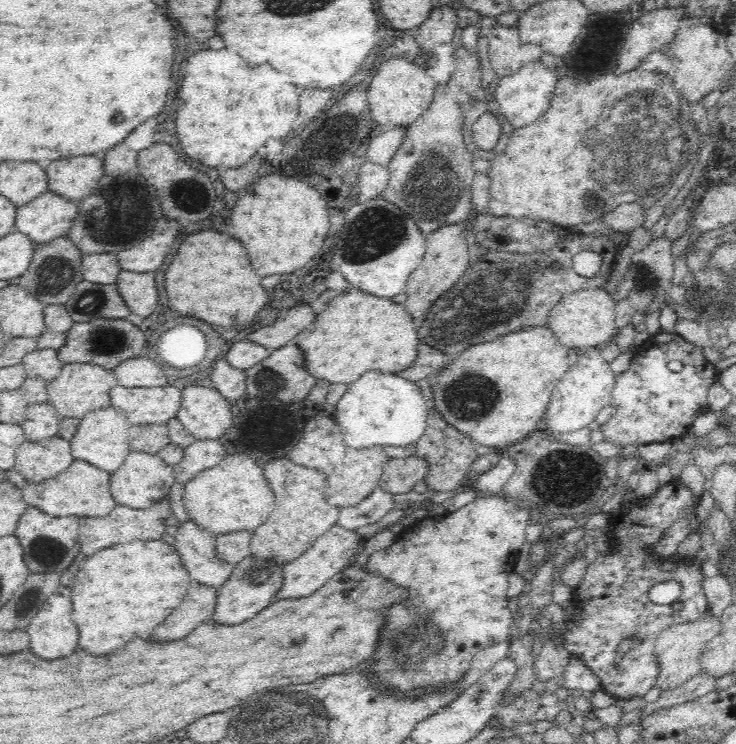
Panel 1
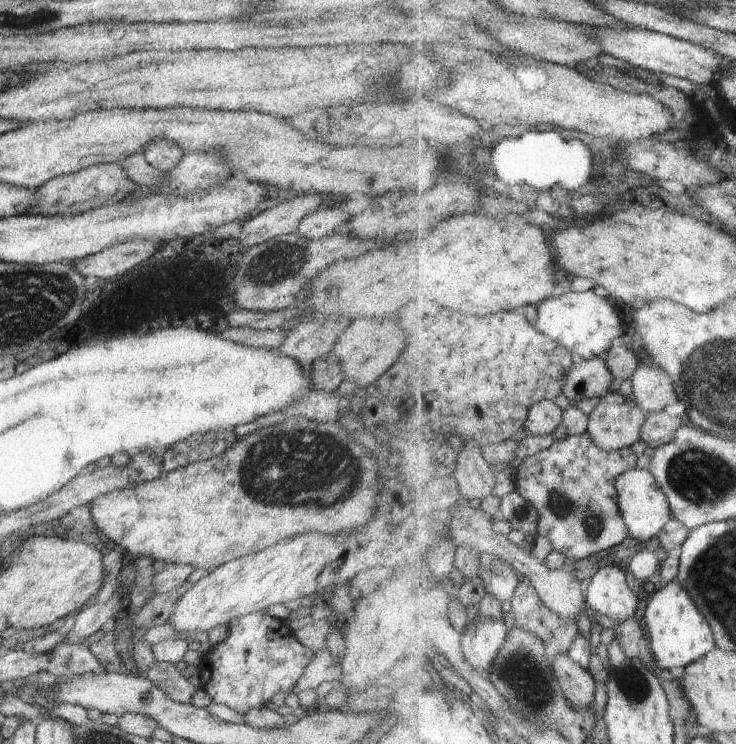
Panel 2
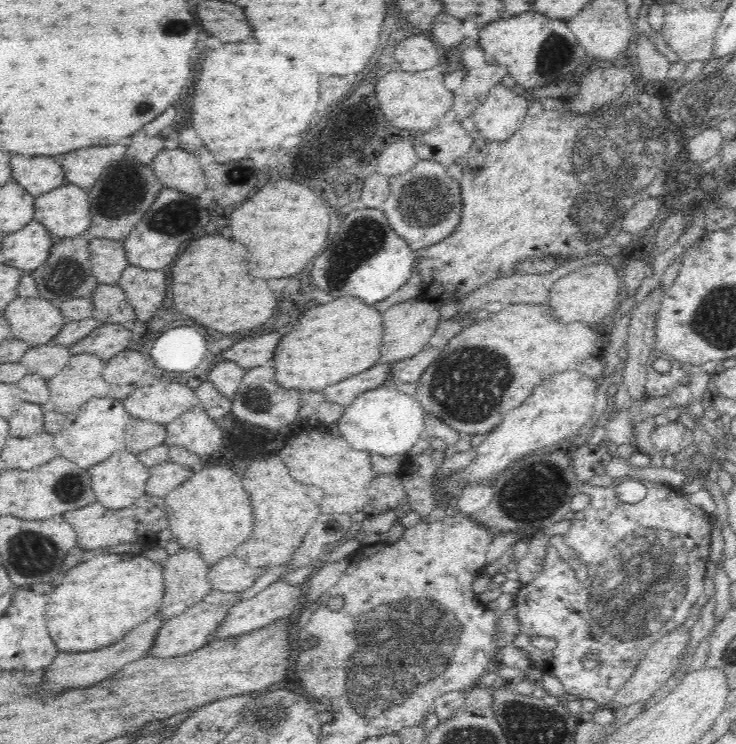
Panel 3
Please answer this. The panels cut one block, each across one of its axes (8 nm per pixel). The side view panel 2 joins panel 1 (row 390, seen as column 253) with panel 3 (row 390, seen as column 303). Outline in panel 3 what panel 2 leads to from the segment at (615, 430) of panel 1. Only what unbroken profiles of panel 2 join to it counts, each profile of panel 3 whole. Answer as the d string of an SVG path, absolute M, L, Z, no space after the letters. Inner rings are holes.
M654 349L647 359L647 379L645 391L649 397L658 398L658 396L666 396L670 394L674 388L690 384L690 371L688 368L674 361L670 353L658 351ZM659 358L672 362L670 370L666 373L658 373L652 369L652 364Z

